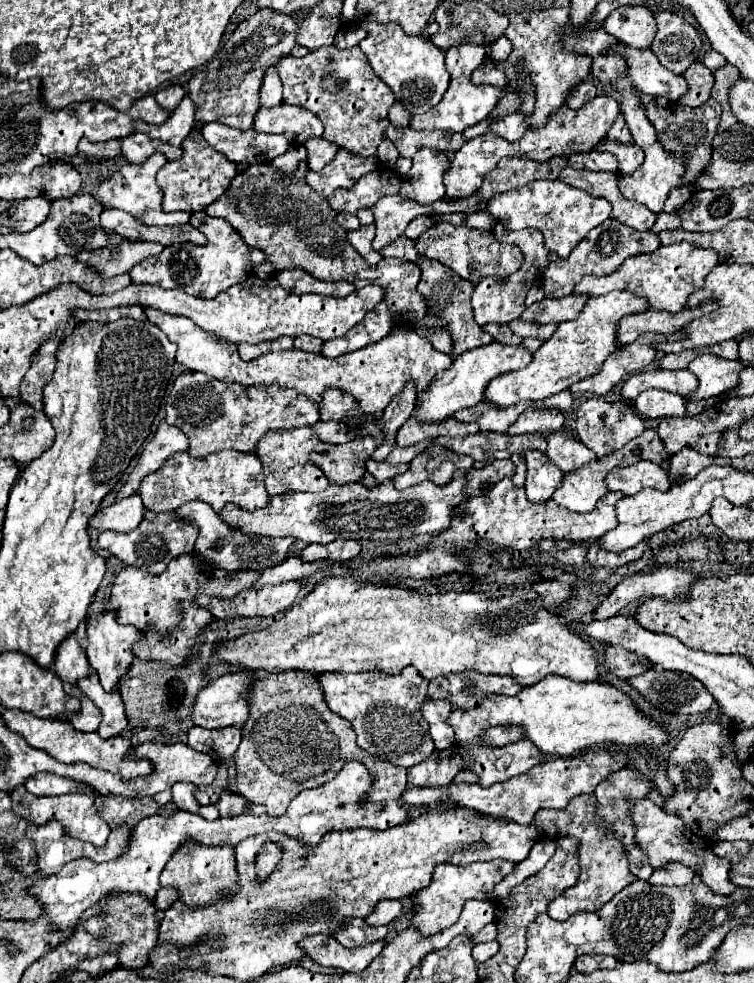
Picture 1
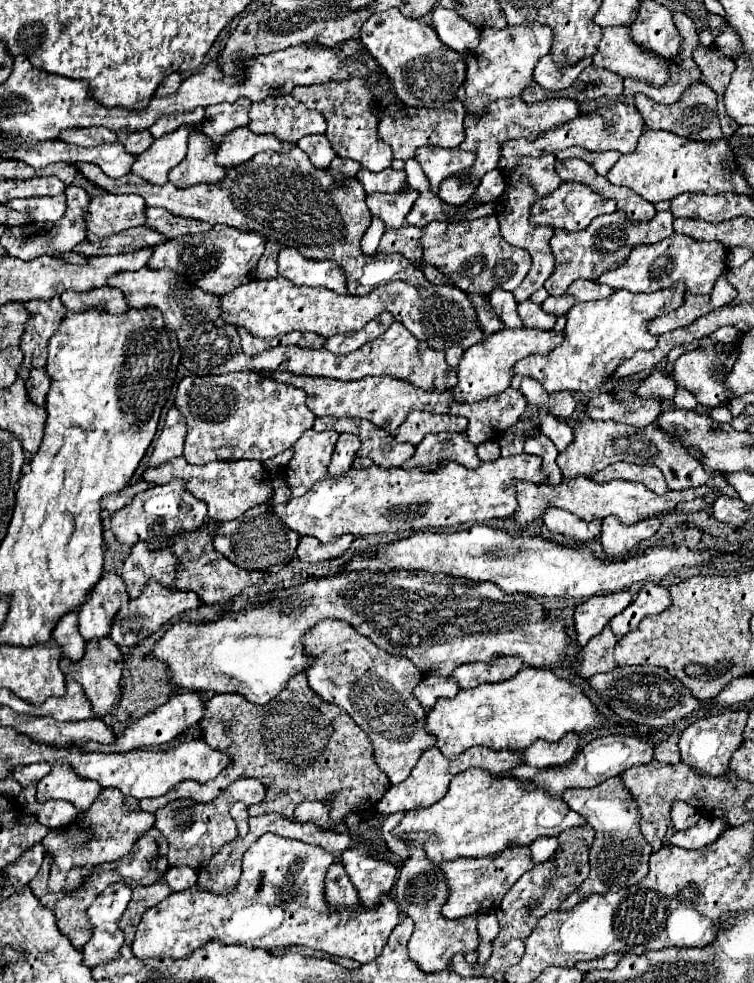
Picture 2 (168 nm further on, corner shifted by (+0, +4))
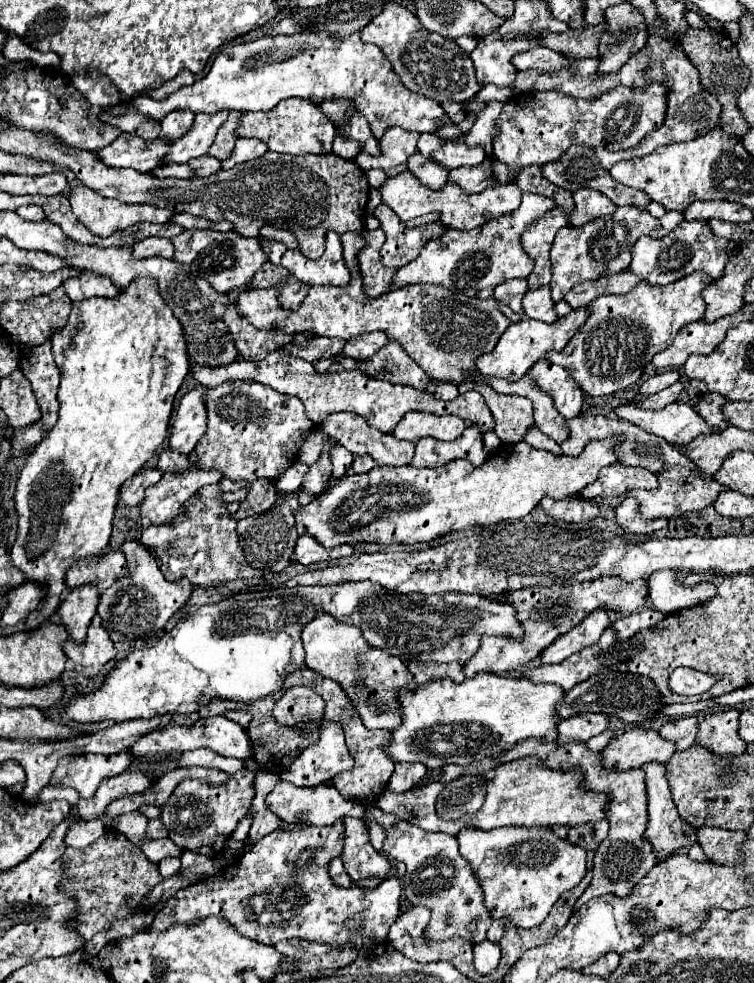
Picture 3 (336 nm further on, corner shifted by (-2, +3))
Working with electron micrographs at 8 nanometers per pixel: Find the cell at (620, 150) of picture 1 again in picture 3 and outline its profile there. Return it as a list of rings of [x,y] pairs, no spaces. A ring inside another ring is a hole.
[[[652,81],[642,89],[618,87],[594,99],[574,99],[560,91],[518,93],[506,101],[498,117],[498,135],[492,141],[494,157],[512,171],[528,165],[544,165],[558,159],[570,145],[606,147],[620,151],[634,147],[642,137],[664,123],[668,109],[666,83]]]

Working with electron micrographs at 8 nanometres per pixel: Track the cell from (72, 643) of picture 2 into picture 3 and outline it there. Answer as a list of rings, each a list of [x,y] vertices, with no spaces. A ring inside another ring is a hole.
[[[80,585],[74,589],[66,589],[60,603],[60,619],[68,629],[70,639],[82,643],[86,639],[86,629],[96,615],[98,589],[94,585]]]

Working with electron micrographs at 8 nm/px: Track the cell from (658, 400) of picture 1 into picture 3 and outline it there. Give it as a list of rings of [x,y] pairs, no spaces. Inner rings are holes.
[[[670,369],[670,371],[664,371],[664,373],[658,373],[654,377],[650,377],[648,381],[644,381],[640,385],[640,395],[654,395],[666,387],[670,387],[672,383],[676,383],[680,379],[680,373],[676,369]]]

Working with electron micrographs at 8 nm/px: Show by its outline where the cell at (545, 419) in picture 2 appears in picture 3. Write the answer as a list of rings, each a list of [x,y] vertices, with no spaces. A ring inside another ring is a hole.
[[[342,233],[342,255],[346,265],[352,271],[352,279],[344,287],[312,287],[304,303],[298,311],[282,309],[278,303],[278,293],[282,285],[270,289],[252,289],[244,291],[238,297],[238,311],[258,329],[282,329],[284,333],[316,333],[324,337],[340,337],[352,339],[356,335],[386,331],[388,341],[398,341],[402,349],[430,375],[432,381],[452,381],[454,385],[464,383],[466,379],[474,379],[476,383],[490,385],[496,393],[502,395],[524,395],[534,403],[534,423],[536,427],[562,443],[568,437],[566,421],[554,407],[550,393],[538,389],[530,377],[522,377],[516,383],[502,381],[496,377],[482,377],[476,369],[476,359],[484,353],[490,353],[502,333],[508,329],[510,321],[498,309],[496,299],[478,299],[466,297],[462,293],[450,293],[442,285],[408,285],[404,289],[394,289],[382,297],[366,297],[360,285],[360,269],[358,269],[358,253],[364,249],[364,237],[360,233]],[[426,289],[426,291],[424,291]],[[426,301],[426,305],[424,305]]]

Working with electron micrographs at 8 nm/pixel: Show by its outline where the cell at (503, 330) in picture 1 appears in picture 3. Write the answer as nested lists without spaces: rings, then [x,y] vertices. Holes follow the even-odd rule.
[[[510,279],[510,281],[500,283],[494,289],[494,299],[502,301],[504,305],[508,305],[516,313],[524,313],[522,297],[524,297],[526,291],[528,291],[528,281],[526,279]]]

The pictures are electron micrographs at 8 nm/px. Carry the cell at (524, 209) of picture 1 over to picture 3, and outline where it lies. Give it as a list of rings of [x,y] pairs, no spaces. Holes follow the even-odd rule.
[[[580,189],[578,193],[574,193],[574,201],[576,213],[570,217],[570,223],[574,227],[580,227],[602,215],[612,215],[616,211],[616,205],[608,197],[604,197],[604,193],[598,193],[594,189]]]

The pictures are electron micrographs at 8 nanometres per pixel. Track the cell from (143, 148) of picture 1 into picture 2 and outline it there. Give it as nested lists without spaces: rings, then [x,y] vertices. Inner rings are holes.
[[[122,130],[118,134],[118,142],[124,144],[124,148],[132,154],[132,156],[140,156],[152,142],[152,134],[148,130],[142,130],[142,132],[128,132],[128,130]]]

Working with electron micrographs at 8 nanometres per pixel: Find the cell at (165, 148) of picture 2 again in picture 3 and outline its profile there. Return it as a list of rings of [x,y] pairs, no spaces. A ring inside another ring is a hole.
[[[218,111],[214,115],[198,113],[190,131],[172,143],[172,149],[166,155],[164,165],[166,163],[188,163],[194,157],[206,155],[210,145],[214,143],[216,131],[226,121],[226,117],[228,117],[228,111]]]

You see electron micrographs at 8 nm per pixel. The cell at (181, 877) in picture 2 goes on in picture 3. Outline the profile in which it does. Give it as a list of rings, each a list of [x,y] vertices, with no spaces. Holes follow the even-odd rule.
[[[166,857],[158,863],[160,867],[160,873],[162,877],[170,877],[170,875],[176,875],[180,871],[180,859],[174,859],[174,857]]]

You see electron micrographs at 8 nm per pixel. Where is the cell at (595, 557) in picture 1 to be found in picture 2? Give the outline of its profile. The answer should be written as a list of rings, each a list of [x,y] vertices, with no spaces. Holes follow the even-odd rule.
[[[608,516],[602,522],[602,534],[600,534],[600,542],[606,558],[616,560],[628,556],[634,550],[634,546],[654,536],[658,528],[660,528],[660,518],[650,518],[634,526],[624,526],[614,516]]]

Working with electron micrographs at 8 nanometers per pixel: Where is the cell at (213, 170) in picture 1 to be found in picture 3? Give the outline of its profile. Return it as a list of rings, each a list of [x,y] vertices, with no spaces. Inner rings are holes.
[[[210,155],[196,157],[196,159],[188,161],[188,165],[190,165],[190,167],[196,171],[196,175],[198,175],[198,177],[208,177],[208,175],[218,173],[218,171],[222,169],[220,161],[218,161],[218,159],[214,159],[214,157],[210,157]]]

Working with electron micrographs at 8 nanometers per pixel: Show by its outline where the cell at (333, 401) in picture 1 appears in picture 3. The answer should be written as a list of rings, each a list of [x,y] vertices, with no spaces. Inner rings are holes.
[[[274,351],[266,359],[256,361],[256,363],[234,361],[230,365],[218,365],[218,369],[210,369],[206,365],[194,365],[192,375],[200,385],[206,385],[206,387],[218,387],[226,381],[256,381],[256,383],[276,389],[282,395],[298,397],[306,407],[308,419],[316,425],[320,425],[324,417],[330,413],[352,411],[352,413],[362,415],[368,421],[368,425],[380,429],[382,433],[390,433],[408,411],[426,411],[432,415],[458,415],[464,421],[476,423],[482,429],[482,433],[486,433],[488,429],[494,429],[494,417],[488,405],[484,403],[484,397],[478,391],[468,391],[456,397],[454,401],[446,403],[410,385],[394,385],[388,381],[366,377],[364,373],[358,373],[358,371],[338,371],[338,373],[322,375],[322,373],[316,373],[312,363],[298,359],[298,357],[290,357],[284,351]]]

